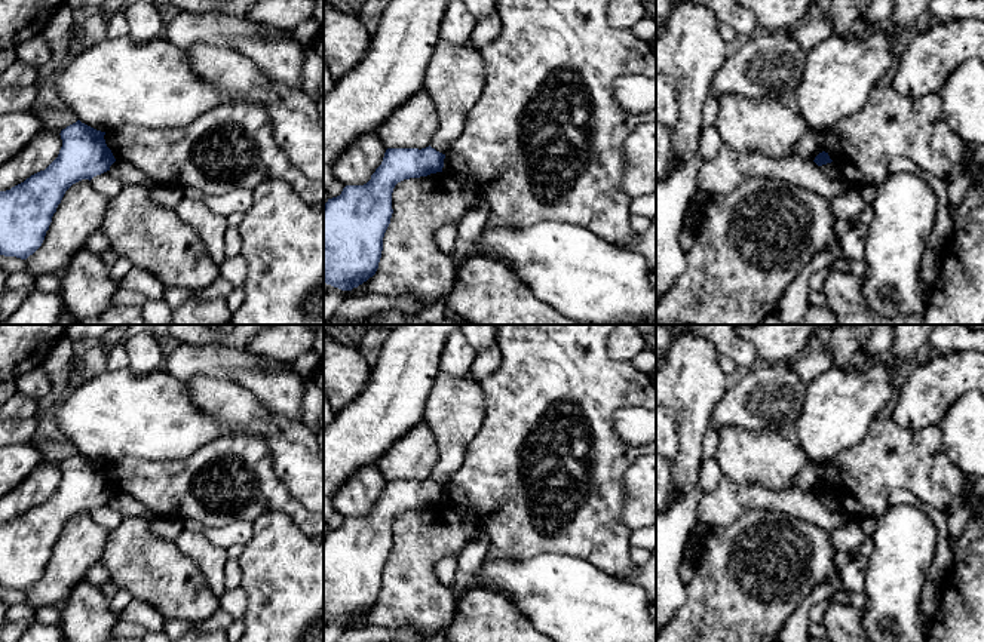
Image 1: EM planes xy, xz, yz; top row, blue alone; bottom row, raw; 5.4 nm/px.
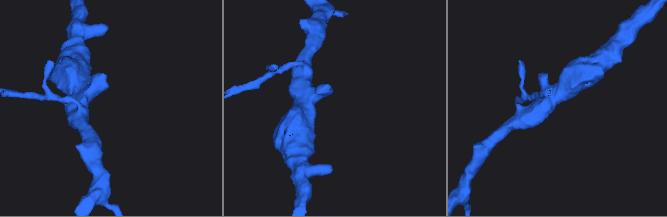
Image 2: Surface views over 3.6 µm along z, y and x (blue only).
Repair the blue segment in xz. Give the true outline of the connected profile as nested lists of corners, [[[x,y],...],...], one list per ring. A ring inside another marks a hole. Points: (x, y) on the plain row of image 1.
[[[387,480],[381,497],[364,517],[346,517],[340,528],[324,537],[324,614],[341,623],[352,623],[378,600],[383,569],[393,546],[392,525],[398,514],[442,504],[445,486],[426,480]]]

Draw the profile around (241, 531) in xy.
[[[236,520],[220,528],[203,528],[203,537],[214,546],[224,550],[232,546],[245,546],[252,537],[252,523]]]

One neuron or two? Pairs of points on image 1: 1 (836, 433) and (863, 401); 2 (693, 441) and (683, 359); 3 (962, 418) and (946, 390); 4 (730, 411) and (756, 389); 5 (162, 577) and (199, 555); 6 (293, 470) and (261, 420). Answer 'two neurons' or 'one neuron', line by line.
1: one neuron
2: one neuron
3: two neurons
4: one neuron
5: two neurons
6: one neuron

